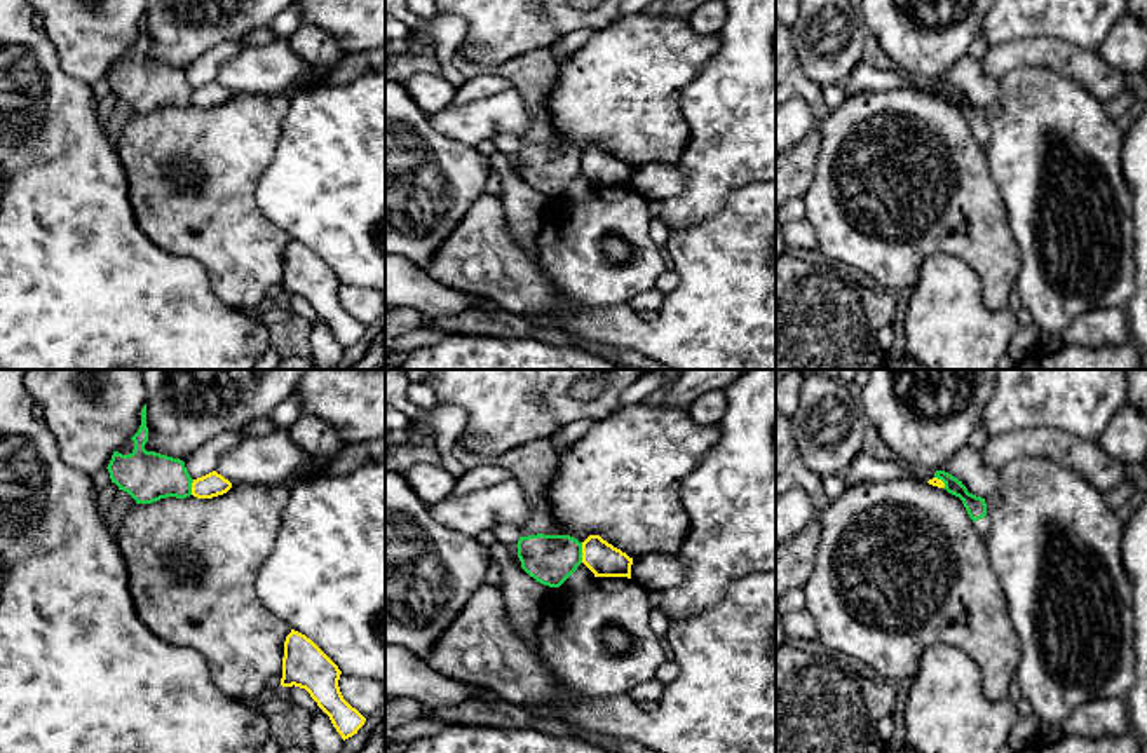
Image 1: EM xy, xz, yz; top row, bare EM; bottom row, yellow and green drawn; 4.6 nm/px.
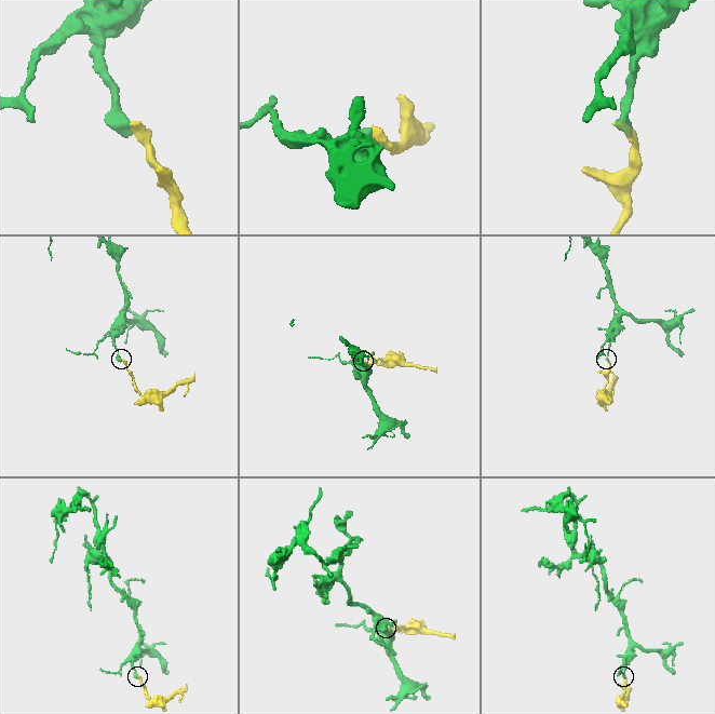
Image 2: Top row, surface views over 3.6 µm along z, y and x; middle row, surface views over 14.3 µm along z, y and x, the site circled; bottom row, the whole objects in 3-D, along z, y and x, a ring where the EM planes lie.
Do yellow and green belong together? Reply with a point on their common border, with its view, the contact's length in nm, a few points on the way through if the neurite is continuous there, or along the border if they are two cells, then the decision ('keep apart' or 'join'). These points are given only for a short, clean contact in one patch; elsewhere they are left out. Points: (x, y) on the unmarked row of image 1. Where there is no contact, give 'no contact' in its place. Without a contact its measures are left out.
contact xz (583, 162); length 100 nm; border xz (581, 152), (583, 171); keep apart

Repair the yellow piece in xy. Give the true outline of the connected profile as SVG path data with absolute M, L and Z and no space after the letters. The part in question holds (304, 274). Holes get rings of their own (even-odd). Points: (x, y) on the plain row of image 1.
M291 239L284 251L281 295L305 298L345 350L357 343L366 328L343 309L340 284L338 275L310 248Z

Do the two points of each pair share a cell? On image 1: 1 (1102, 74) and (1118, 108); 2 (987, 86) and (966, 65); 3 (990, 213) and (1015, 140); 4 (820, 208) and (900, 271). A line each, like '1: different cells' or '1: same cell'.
1: different cells
2: same cell
3: different cells
4: same cell

